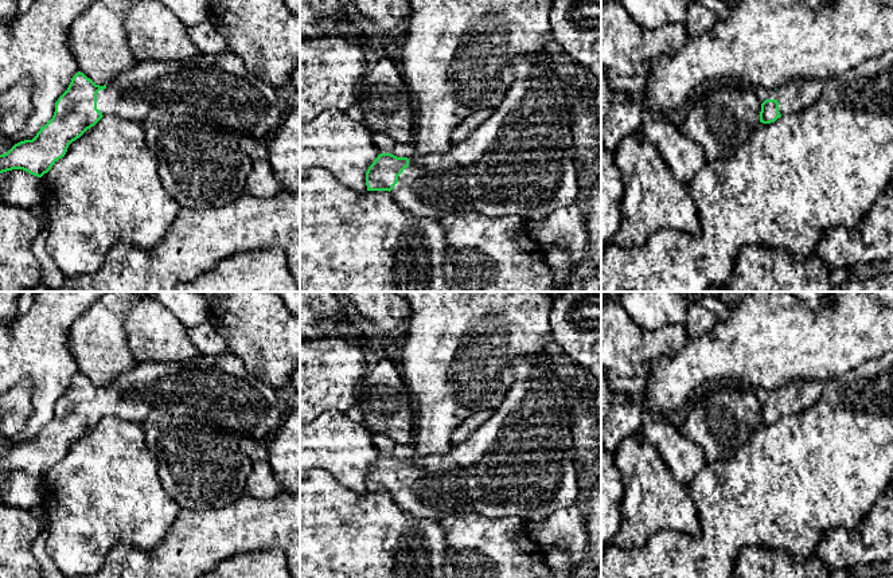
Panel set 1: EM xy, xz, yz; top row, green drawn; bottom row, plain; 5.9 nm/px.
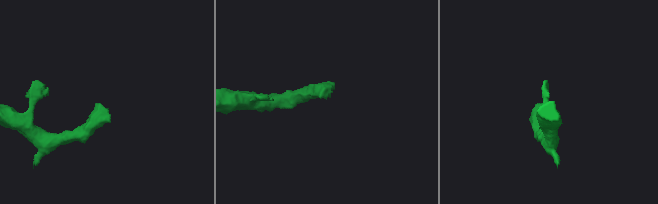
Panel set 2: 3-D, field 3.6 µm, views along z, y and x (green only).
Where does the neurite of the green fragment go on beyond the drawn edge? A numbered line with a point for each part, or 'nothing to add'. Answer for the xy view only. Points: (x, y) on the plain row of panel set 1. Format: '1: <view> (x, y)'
1: xy (218, 389)

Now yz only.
1: yz (798, 395)

